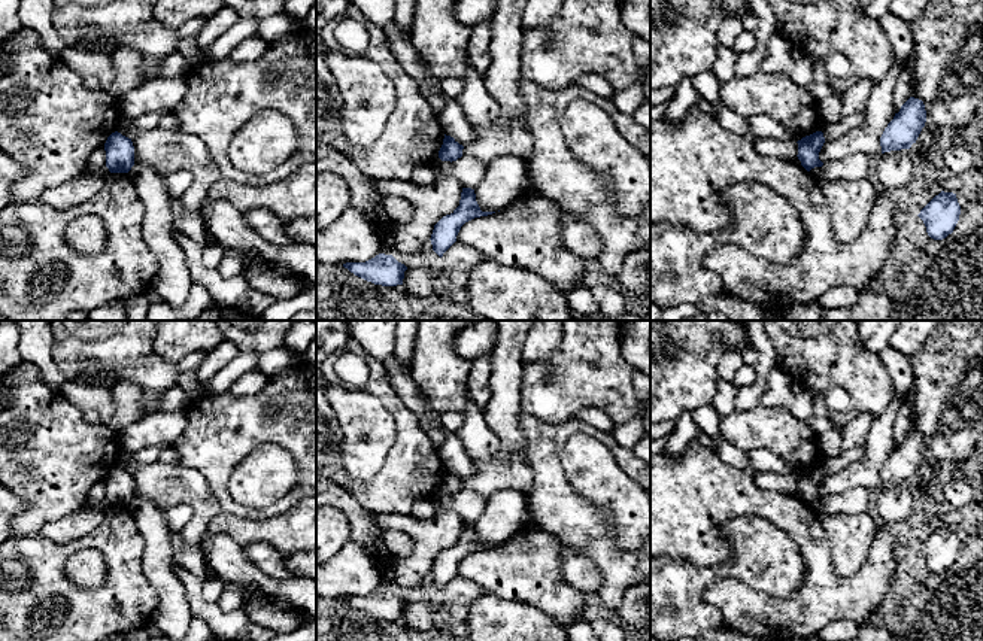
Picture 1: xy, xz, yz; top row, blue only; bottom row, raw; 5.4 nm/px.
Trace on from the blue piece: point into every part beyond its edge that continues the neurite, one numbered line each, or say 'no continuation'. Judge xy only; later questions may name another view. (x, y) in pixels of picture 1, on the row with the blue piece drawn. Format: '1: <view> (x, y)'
no continuation

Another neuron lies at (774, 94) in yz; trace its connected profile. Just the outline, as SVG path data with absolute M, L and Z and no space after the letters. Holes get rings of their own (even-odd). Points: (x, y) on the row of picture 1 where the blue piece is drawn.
M785 72L732 78L720 85L720 98L725 107L743 118L771 116L792 131L795 142L823 128L819 101Z

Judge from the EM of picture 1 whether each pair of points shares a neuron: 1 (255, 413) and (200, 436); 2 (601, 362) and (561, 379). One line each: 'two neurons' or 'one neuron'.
1: one neuron
2: one neuron

